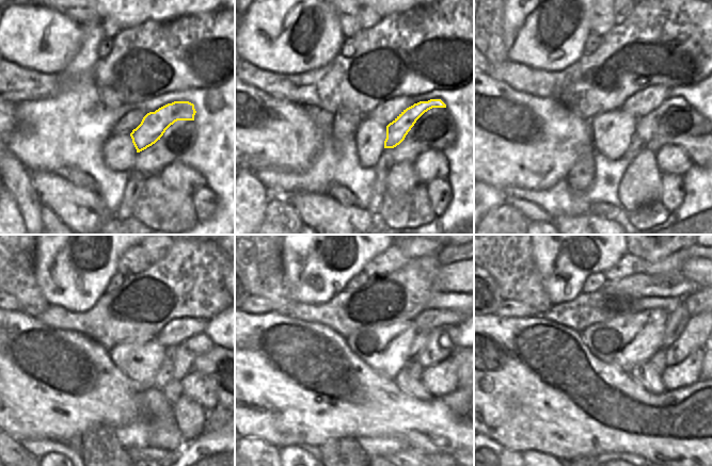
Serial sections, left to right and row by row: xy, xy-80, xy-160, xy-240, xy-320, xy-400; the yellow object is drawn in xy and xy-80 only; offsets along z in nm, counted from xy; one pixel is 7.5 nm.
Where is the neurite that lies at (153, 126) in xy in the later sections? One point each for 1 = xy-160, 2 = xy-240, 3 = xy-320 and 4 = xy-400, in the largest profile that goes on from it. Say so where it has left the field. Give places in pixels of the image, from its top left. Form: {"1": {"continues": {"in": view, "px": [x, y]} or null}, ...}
{"1": {"continues": {"in": "xy-160", "px": [646, 127]}}, "2": {"continues": {"in": "xy-240", "px": [187, 352]}}, "3": {"continues": {"in": "xy-320", "px": [442, 343]}}, "4": {"continues": {"in": "xy-400", "px": [691, 339]}}}

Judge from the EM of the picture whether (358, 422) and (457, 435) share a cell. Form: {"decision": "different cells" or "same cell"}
{"decision": "same cell"}

